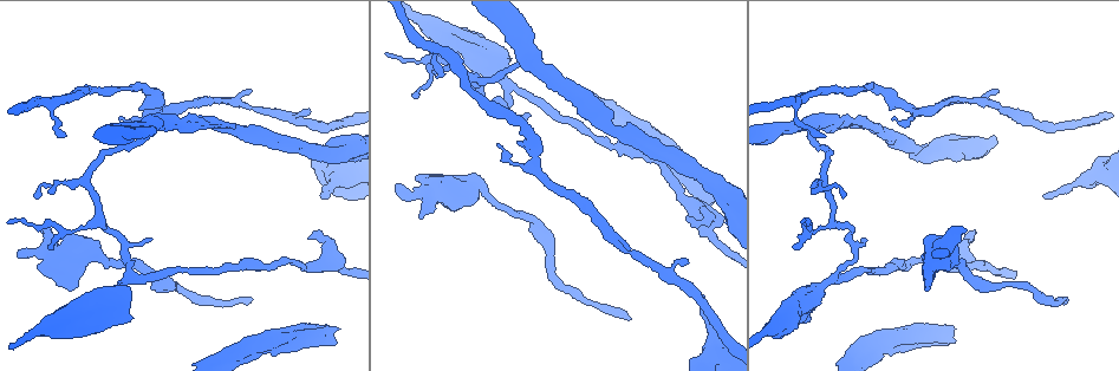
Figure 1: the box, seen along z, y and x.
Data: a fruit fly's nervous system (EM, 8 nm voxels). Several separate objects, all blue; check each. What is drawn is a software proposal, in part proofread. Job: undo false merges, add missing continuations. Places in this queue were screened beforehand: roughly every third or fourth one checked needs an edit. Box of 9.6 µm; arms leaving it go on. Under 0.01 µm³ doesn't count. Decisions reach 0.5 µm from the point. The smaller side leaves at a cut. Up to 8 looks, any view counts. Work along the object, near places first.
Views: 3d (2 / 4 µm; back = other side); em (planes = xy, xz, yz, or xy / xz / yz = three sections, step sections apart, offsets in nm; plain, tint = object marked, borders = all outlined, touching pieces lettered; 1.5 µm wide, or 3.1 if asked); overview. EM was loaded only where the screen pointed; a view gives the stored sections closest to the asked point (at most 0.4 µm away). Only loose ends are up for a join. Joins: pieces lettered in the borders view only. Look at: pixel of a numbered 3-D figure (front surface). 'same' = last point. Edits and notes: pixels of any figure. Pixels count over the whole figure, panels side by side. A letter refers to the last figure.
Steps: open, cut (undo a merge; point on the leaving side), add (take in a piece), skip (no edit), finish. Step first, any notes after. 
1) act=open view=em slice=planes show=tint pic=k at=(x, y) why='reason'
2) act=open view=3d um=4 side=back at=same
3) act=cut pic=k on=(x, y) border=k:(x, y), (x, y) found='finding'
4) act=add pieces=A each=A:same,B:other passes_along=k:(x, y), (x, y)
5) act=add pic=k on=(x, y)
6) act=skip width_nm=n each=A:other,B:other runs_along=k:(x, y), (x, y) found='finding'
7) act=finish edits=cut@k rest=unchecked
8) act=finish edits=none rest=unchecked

act=open view=em slice=planes show=borders pic=1 at=(44, 230)

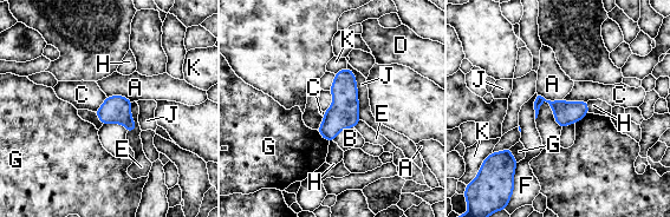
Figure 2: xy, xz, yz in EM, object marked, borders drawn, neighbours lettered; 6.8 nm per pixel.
act=skip each=A:other,B:other,C:other,D:other,E:other,F:other,G:other,H:other,J:other,K:other border=2:(563, 99), (586, 102) found='none of them fits'

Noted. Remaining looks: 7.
act=open view=3d um=4 pic=1 at=(98, 221) why='sharp bend'

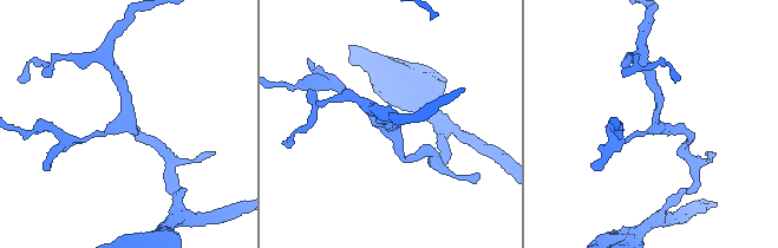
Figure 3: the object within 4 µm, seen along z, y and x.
act=open view=em slice=xy step=8 show=borders pic=3 at=(126, 126) arms=3 why='need the tissue'

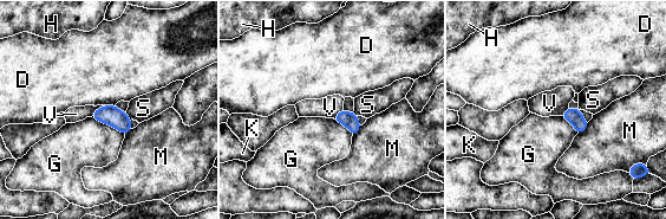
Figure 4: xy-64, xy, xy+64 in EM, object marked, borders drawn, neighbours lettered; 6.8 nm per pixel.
act=skip width_nm=140 each=D:other,G:other,H:other,K:other,M:other,S:other,V:other border=4:(105, 104), (115, 105) found='one neuron here'

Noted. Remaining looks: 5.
act=open view=em slice=planes show=tint pic=1 at=(917, 114) why='sharp bend'

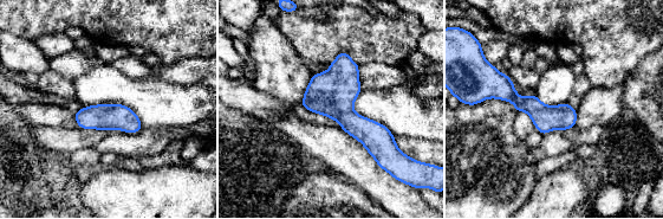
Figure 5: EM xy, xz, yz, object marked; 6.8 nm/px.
act=open view=em slice=planes show=borders at=same why='see the neighbours'

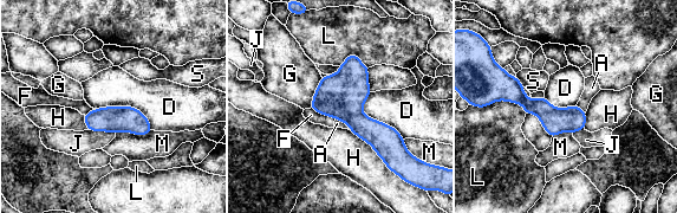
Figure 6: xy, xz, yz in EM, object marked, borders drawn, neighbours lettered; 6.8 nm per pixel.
act=skip each=A:other,D:other,F:other,G:other,H:other,J:other,L:other,M:other,S:other found='one neuron here'

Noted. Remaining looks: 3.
act=finish edits=none rest=unchecked

